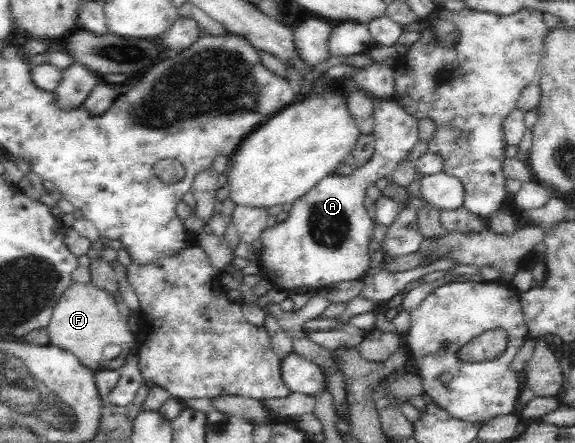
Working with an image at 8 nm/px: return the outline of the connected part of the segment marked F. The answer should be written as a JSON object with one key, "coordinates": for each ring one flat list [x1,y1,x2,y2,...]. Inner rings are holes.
{"coordinates":[[92,281,87,284,73,283,61,294,46,329,51,344,72,352,81,364,93,371,120,368,126,362,127,355,136,348,135,333,129,331,126,318,117,309,115,299],[108,344,120,346,120,353,113,358,105,357,103,349]]}

